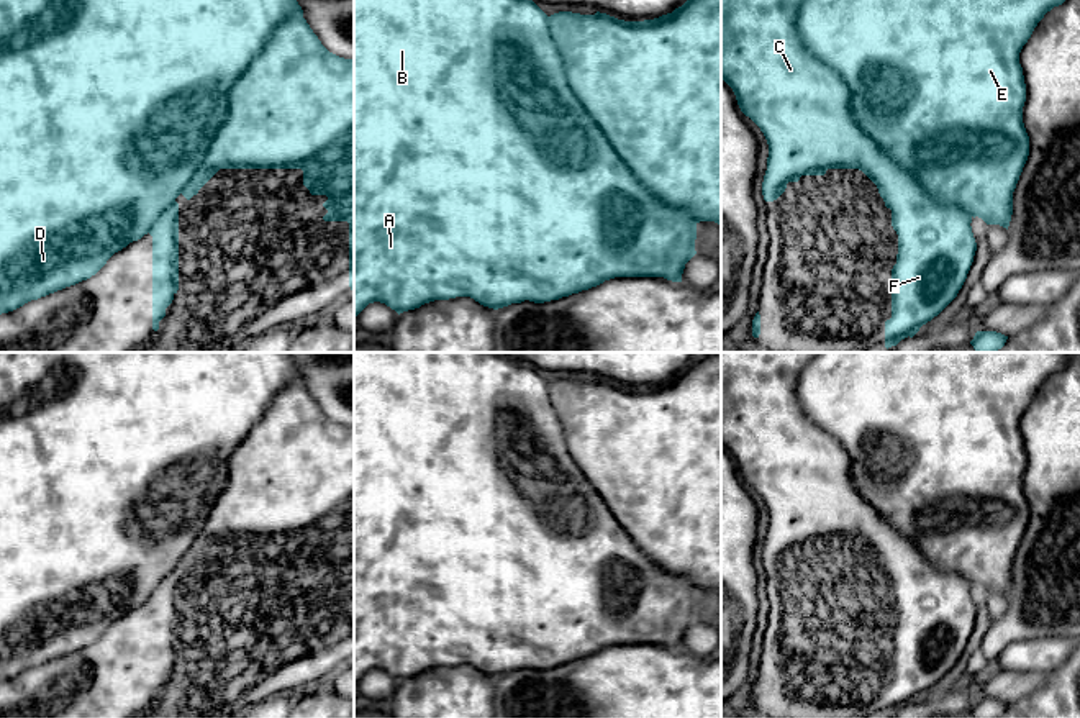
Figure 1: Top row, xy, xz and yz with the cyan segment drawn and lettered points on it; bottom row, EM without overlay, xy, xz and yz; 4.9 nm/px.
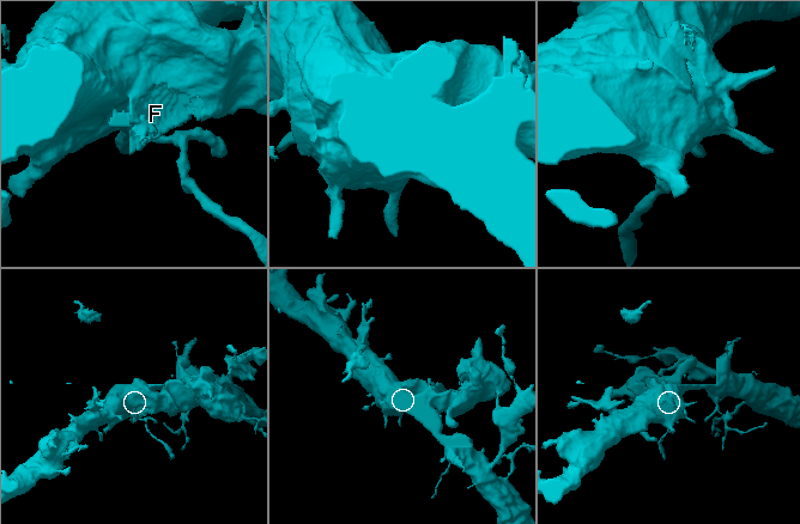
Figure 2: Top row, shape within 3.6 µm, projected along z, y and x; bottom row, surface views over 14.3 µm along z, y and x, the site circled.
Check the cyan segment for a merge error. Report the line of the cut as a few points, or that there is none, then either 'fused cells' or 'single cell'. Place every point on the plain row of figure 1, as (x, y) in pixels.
cut yz (816, 353), (800, 408), (841, 445), (856, 490), (971, 584); fused cells

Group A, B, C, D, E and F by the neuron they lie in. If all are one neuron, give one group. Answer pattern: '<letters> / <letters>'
A B D E / C F

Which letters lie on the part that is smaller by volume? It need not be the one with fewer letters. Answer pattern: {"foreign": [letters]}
{"foreign": ["C", "F"]}

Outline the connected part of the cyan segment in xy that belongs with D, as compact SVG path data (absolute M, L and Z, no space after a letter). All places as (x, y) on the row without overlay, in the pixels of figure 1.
M0 352L0 682L90 646L115 620L147 602L156 587L175 569L203 529L228 480L229 456L264 416L275 395L295 382L303 384L303 377L297 369L295 352Z

